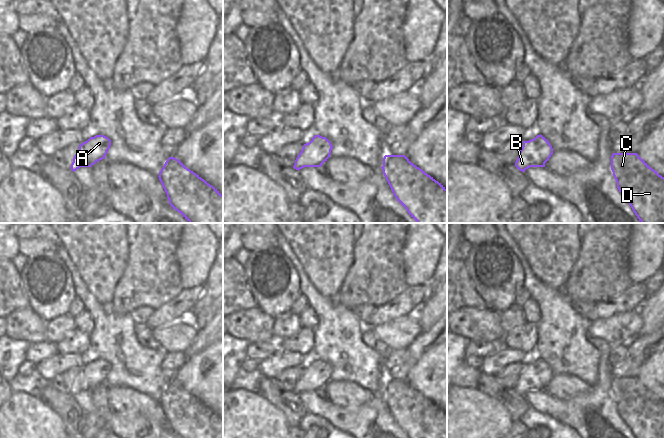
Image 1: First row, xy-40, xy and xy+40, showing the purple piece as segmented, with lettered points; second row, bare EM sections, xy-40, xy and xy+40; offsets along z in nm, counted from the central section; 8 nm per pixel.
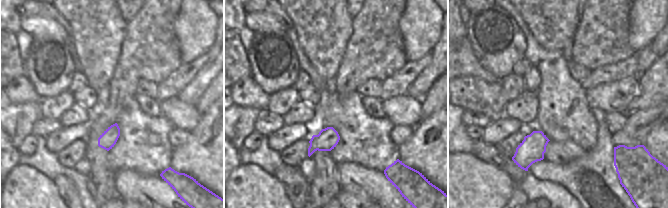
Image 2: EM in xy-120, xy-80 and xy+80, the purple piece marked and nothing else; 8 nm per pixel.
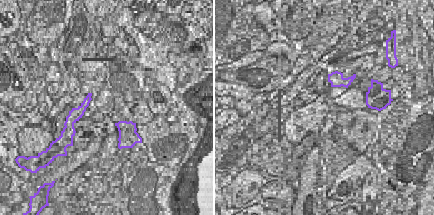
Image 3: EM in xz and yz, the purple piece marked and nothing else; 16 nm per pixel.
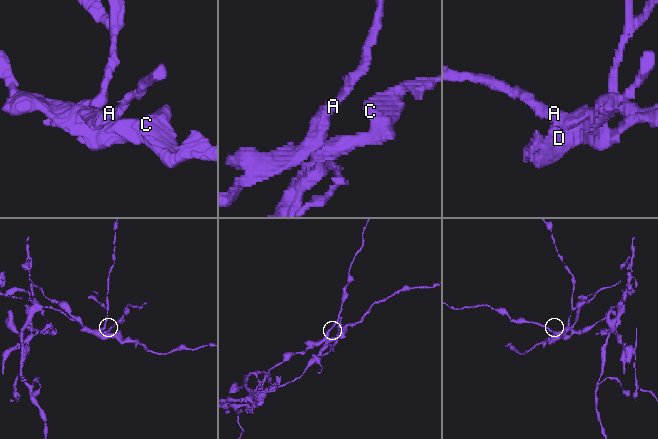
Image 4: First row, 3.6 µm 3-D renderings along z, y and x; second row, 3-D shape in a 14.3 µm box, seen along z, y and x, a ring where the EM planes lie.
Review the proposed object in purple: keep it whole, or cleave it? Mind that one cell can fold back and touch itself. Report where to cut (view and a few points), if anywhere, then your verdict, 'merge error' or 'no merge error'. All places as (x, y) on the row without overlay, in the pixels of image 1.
cut xy+40 (529, 364), (537, 368), (536, 377), (544, 387); merge error

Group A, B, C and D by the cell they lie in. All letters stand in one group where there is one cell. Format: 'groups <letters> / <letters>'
groups A / B C D

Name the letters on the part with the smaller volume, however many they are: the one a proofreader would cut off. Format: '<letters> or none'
A

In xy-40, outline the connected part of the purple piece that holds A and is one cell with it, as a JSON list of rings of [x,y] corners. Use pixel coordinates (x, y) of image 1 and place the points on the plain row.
[[[96,359],[90,361],[90,370],[88,377],[92,380],[95,386],[105,383],[105,380],[111,370],[111,364],[104,359]]]

